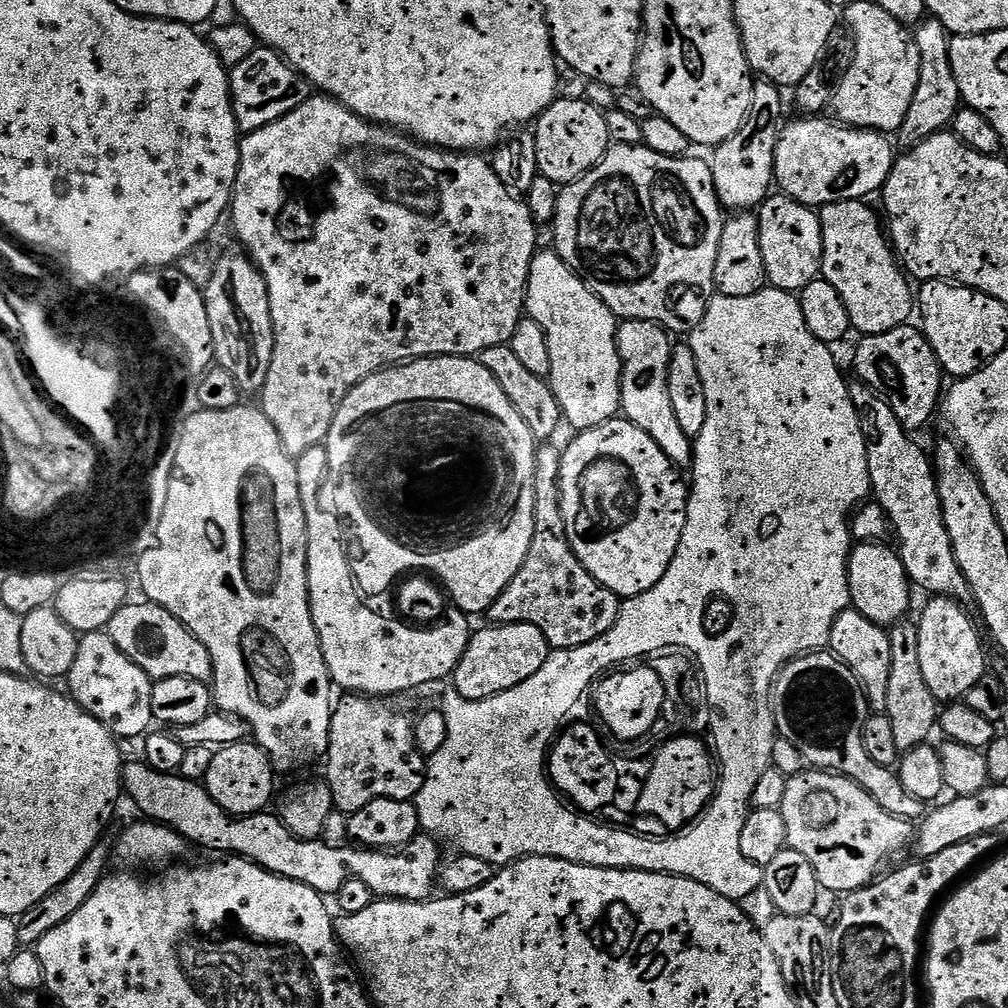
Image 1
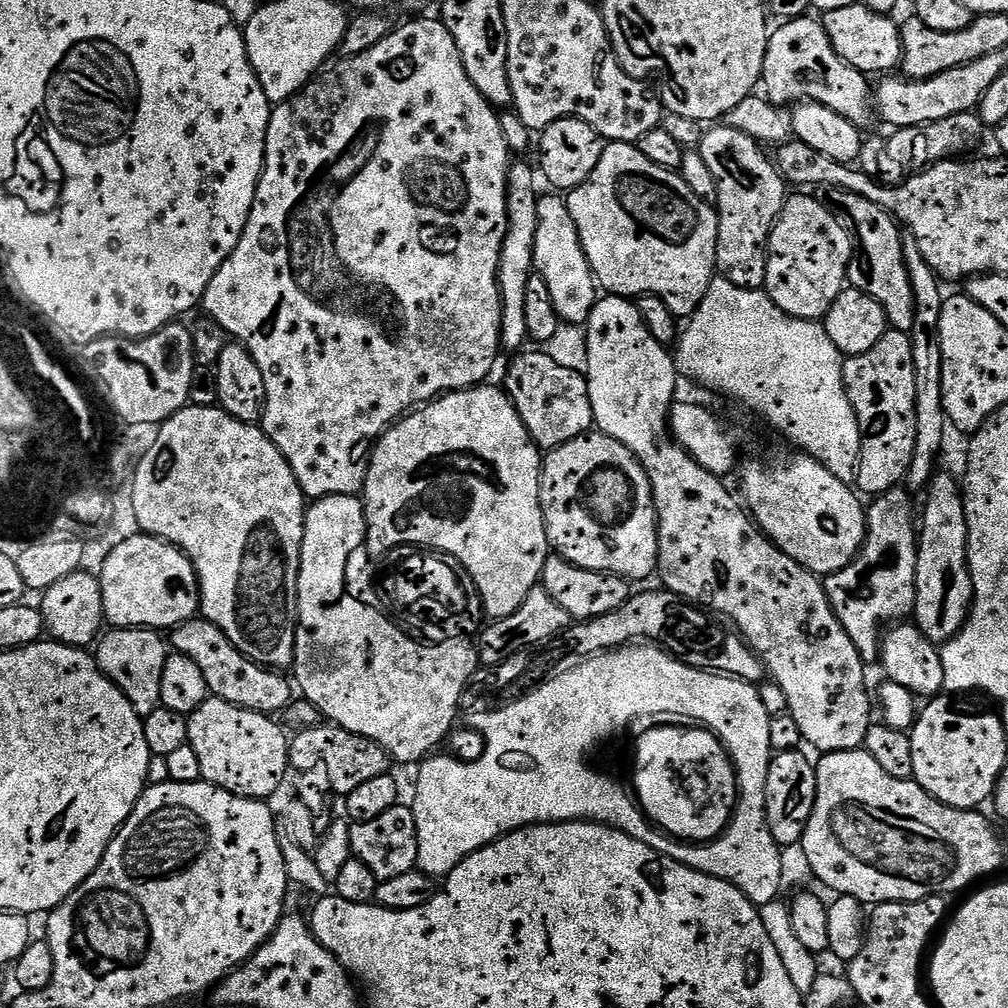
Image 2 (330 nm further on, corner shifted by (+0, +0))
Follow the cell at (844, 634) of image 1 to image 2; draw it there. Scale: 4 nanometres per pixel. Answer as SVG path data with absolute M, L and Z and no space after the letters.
M892 488L867 505L868 529L860 552L846 567L823 577L824 593L842 622L842 630L854 642L865 665L880 658L882 637L889 626L904 622L916 610L916 567L918 566L918 512L912 509L913 493Z

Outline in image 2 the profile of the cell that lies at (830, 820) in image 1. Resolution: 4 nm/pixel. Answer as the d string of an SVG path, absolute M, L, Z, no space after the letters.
M863 750L825 752L815 761L816 797L802 849L808 868L836 896L849 896L865 906L909 904L928 896L971 889L975 880L1004 864L1004 848L980 810L951 808L938 802L915 779L890 778Z

